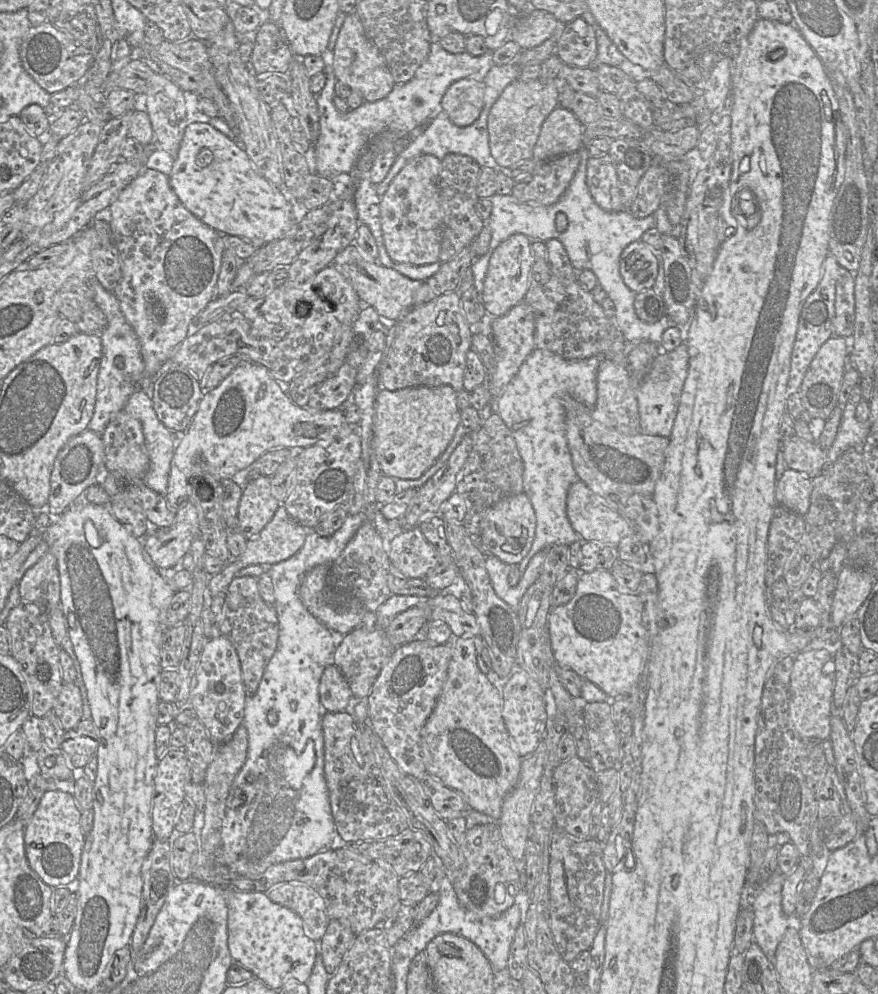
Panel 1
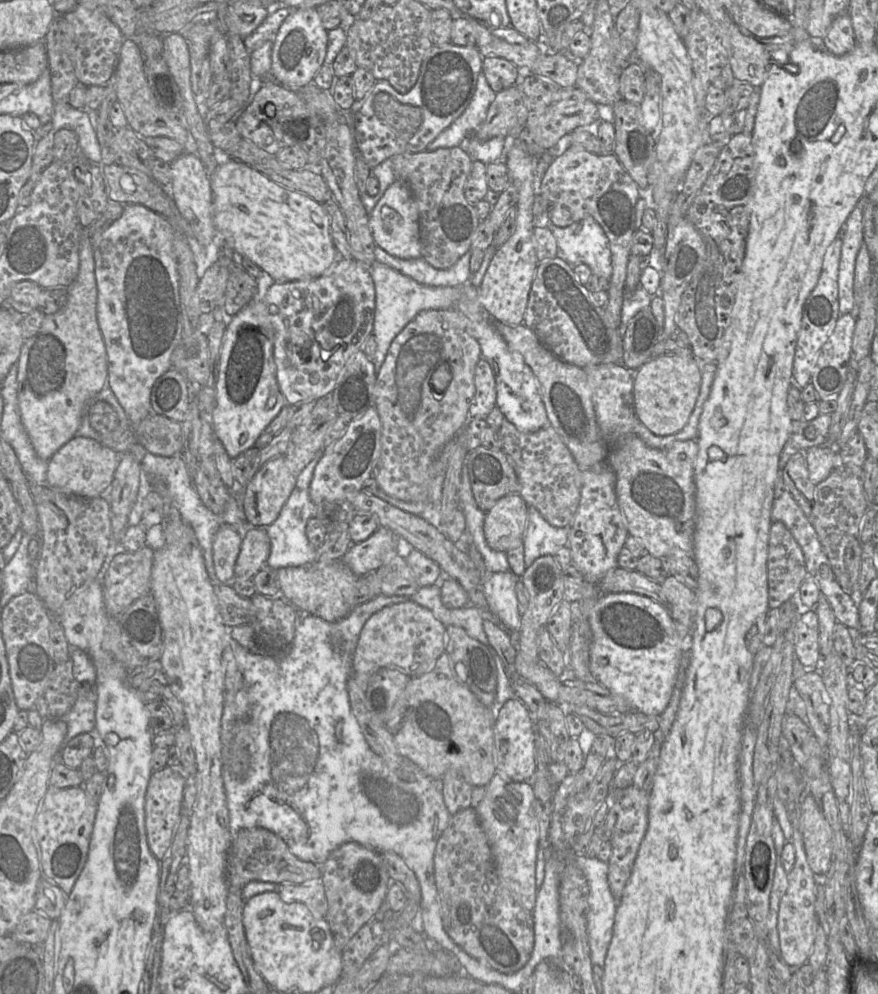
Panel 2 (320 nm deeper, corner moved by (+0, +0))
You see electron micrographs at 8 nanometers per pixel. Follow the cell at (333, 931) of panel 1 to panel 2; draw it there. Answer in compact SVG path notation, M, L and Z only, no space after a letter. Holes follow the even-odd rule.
M354 842L336 848L321 865L321 882L327 899L326 921L333 936L336 949L342 952L346 944L370 920L385 902L391 884L380 854Z

